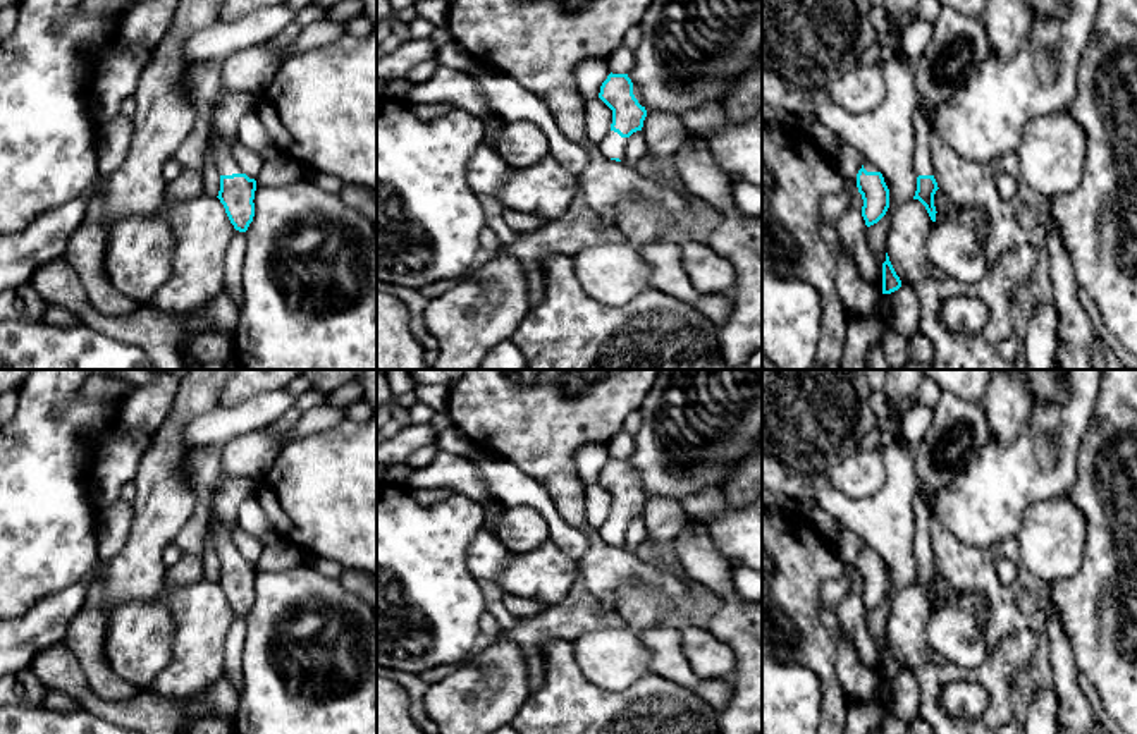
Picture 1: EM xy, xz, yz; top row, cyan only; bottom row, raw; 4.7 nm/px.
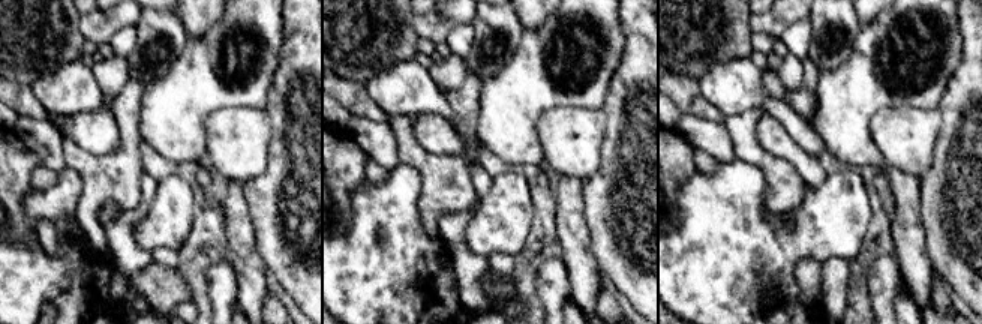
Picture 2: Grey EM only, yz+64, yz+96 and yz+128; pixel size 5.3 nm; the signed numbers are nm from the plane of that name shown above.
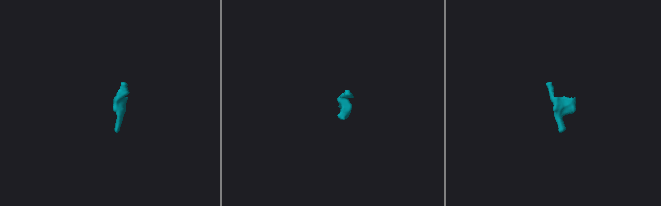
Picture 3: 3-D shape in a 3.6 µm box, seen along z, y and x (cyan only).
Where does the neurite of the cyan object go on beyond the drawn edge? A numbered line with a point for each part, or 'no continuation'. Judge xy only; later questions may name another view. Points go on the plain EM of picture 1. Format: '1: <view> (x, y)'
1: xy (236, 489)

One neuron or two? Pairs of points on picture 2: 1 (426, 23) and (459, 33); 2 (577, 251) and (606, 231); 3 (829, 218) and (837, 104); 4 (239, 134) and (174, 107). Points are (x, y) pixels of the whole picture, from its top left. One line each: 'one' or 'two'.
1: two
2: two
3: two
4: two

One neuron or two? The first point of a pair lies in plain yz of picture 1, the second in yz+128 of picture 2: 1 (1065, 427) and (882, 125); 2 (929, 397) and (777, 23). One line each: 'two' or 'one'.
1: two
2: one

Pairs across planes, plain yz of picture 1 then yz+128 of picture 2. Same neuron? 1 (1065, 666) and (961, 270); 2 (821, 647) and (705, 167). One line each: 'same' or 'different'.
1: different
2: different

